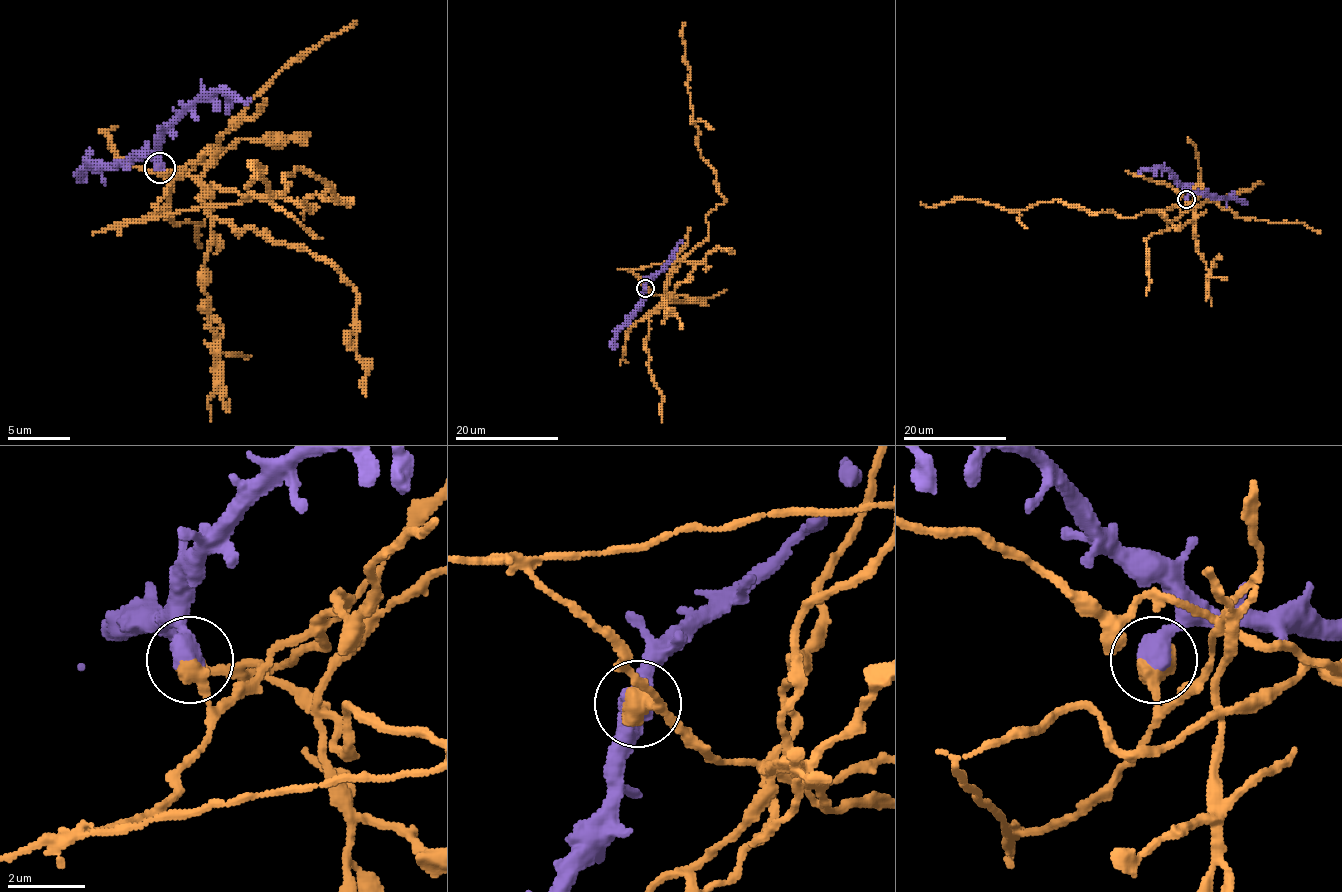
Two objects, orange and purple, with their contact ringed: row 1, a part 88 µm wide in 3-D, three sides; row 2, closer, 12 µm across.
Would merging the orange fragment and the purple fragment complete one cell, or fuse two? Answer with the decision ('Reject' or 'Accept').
Reject

